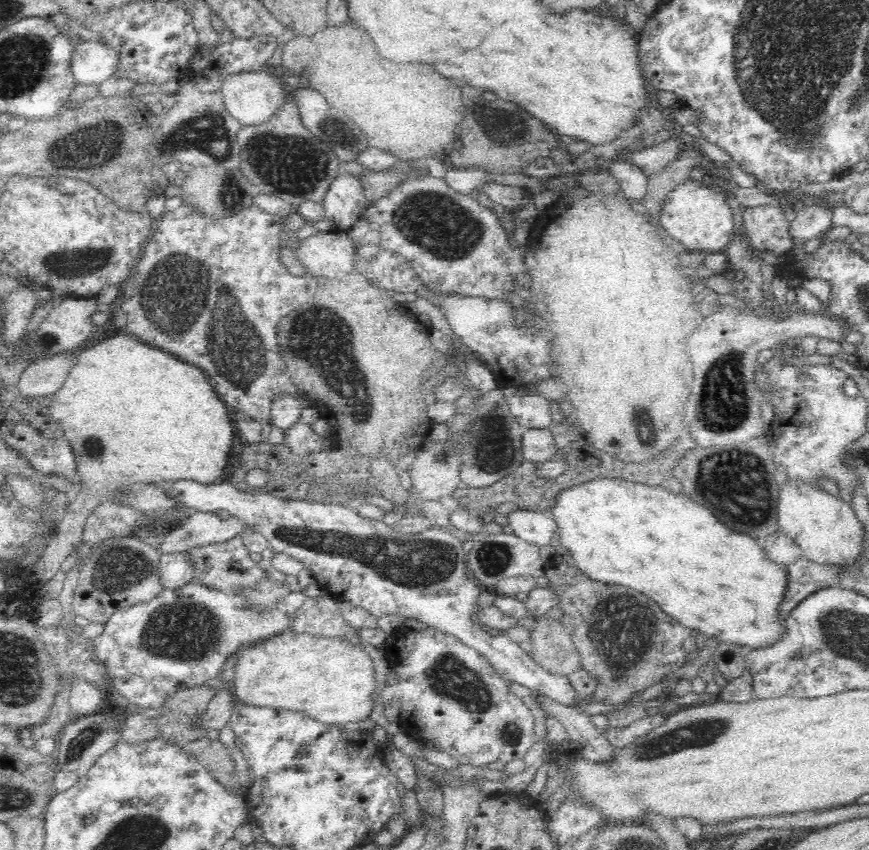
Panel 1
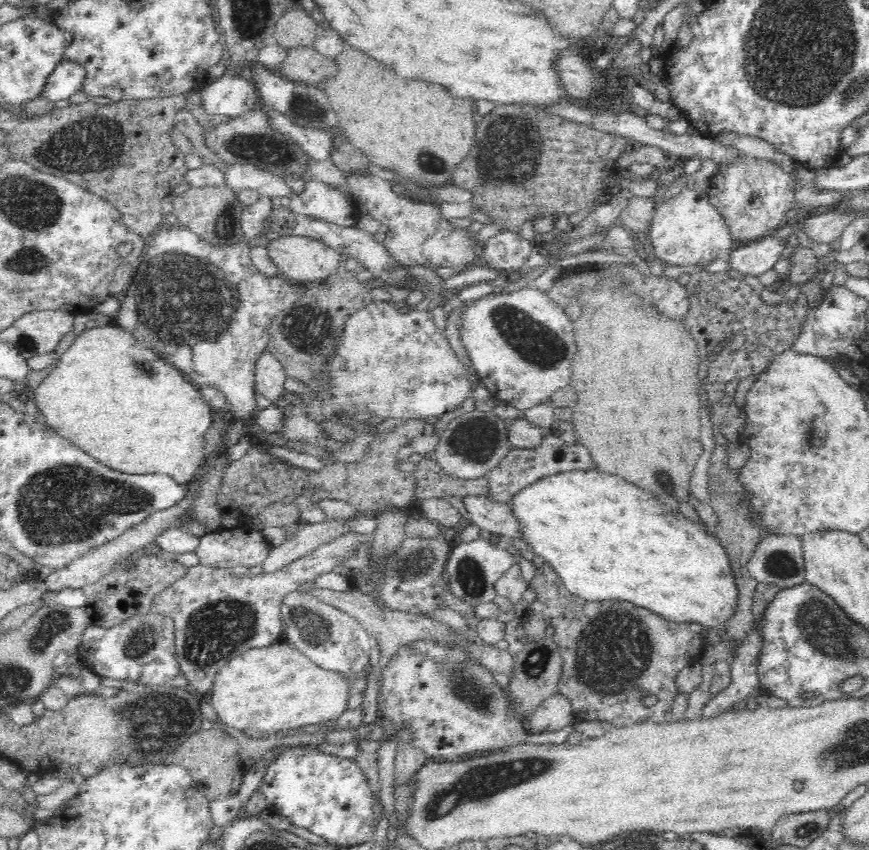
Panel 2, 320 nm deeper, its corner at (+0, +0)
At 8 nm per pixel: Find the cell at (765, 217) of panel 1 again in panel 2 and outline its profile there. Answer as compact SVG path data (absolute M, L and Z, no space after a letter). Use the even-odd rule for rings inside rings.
M744 156L728 167L718 167L706 194L709 202L725 218L733 239L747 243L762 240L788 221L788 212L796 208L792 184L791 174L784 172L778 164L768 159Z

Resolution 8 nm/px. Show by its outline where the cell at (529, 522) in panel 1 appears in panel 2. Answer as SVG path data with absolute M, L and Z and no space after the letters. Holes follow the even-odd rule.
M466 496L463 500L471 522L480 529L507 536L512 540L524 540L522 523L514 516L512 500L503 503L484 496Z

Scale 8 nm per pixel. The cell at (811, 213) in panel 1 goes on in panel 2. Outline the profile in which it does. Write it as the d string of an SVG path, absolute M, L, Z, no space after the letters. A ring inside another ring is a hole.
M764 237L760 241L747 242L731 252L731 273L740 277L760 276L774 268L774 264L782 258L786 246L788 242L784 238Z

